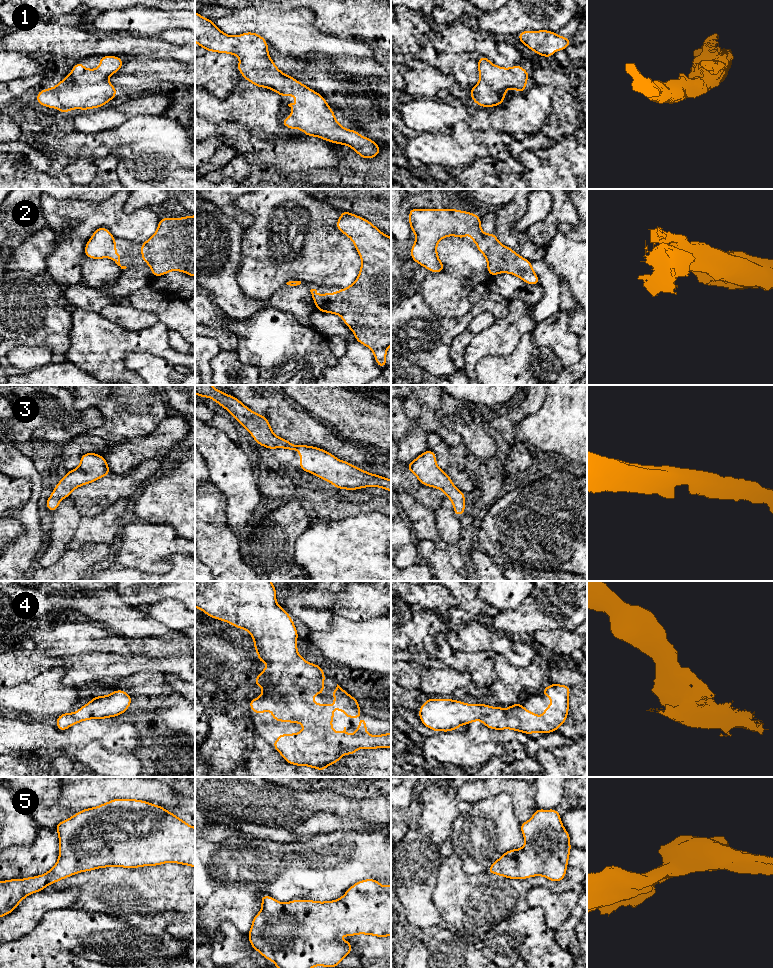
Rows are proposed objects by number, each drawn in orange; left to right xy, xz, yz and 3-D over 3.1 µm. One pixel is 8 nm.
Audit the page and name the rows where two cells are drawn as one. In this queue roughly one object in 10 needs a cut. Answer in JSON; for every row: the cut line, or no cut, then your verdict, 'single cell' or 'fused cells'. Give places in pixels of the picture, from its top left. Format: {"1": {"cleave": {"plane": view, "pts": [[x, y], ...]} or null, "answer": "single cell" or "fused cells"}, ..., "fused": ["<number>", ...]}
{"1": {"cleave": null, "answer": "single cell"}, "2": {"cleave": null, "answer": "single cell"}, "3": {"cleave": null, "answer": "single cell"}, "4": {"cleave": null, "answer": "single cell"}, "5": {"cleave": null, "answer": "single cell"}, "fused": []}

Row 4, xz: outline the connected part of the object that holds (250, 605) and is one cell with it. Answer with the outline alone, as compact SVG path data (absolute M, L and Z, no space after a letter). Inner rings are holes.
M195 581L195 607L202 610L211 618L228 622L233 626L248 631L254 639L254 648L258 654L258 660L263 663L270 663L269 667L257 675L253 684L261 686L263 694L251 701L247 701L251 707L251 711L257 714L263 714L266 710L272 711L272 719L278 722L302 723L303 732L295 734L279 734L276 742L272 746L281 754L286 762L296 766L310 766L314 769L324 771L328 765L339 762L345 754L355 755L357 749L391 749L391 732L388 734L380 734L372 736L366 732L367 721L365 718L359 718L358 730L348 734L346 727L340 732L332 729L332 718L336 714L332 713L333 708L344 711L344 718L355 719L362 711L358 705L358 700L350 696L338 684L333 689L335 705L331 704L315 704L312 697L317 694L324 693L324 674L322 668L317 664L305 661L297 651L298 632L294 625L294 621L289 617L288 612L279 606L276 602L276 588L271 581Z

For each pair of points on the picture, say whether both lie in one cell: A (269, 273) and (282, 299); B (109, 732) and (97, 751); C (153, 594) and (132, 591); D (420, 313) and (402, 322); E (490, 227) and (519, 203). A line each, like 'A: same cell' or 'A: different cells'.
A: different cells
B: different cells
C: same cell
D: same cell
E: different cells

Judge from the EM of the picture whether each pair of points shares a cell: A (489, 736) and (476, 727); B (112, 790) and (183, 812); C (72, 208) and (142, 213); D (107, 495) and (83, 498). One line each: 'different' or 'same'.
A: same
B: different
C: same
D: same

